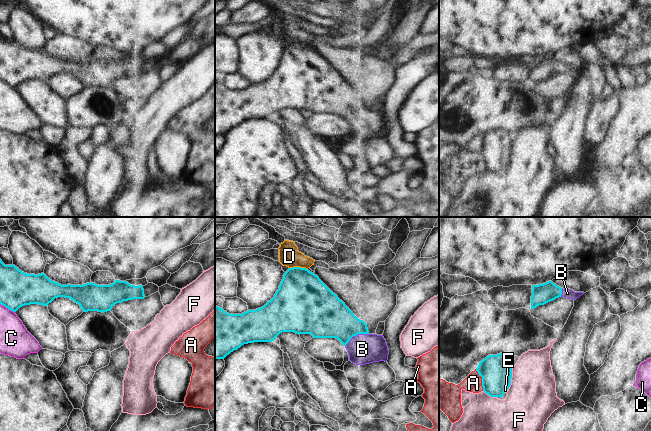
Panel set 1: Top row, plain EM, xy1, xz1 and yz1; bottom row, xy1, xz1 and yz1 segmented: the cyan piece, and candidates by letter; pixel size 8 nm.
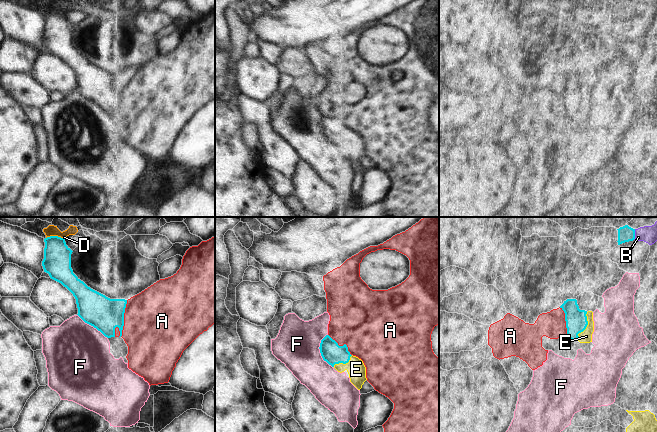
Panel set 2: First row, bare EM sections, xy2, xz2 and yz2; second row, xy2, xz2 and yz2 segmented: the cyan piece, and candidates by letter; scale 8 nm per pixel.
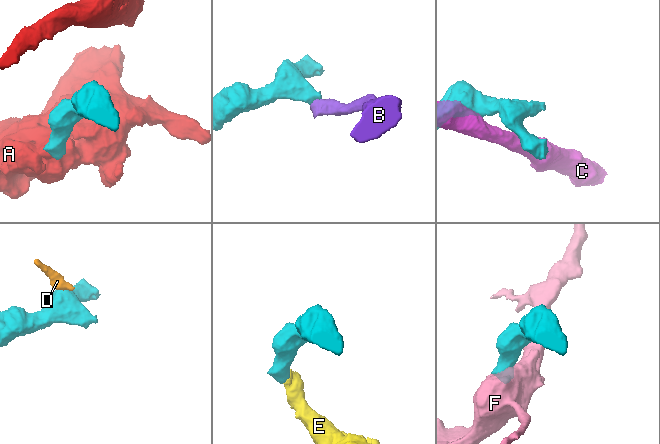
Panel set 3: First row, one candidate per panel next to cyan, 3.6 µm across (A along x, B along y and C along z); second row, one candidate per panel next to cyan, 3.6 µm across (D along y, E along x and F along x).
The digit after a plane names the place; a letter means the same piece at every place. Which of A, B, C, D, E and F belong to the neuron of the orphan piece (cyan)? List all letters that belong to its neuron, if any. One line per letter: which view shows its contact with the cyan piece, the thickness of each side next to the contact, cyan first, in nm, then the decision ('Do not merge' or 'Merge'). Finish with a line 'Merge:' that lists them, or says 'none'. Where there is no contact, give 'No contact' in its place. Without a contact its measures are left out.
A: Touches cyan in xy2. Thickness 260 nm (cyan) against 500 nm. Do not merge
B: Touches cyan in xz1. Thickness 320 nm (cyan) against 240 nm. Merge
C: Touches cyan in xy1. Thickness 280 nm (cyan) against 240 nm. Do not merge
D: Touches cyan in xz1. Thickness 400 nm (cyan) against 170 nm. Do not merge
E: Touches cyan in yz2. Thickness 180 nm (cyan) against 100 nm. Merge
F: Touches cyan in xz2. Thickness 170 nm (cyan) against 360 nm. Do not merge
Merge: B, E

